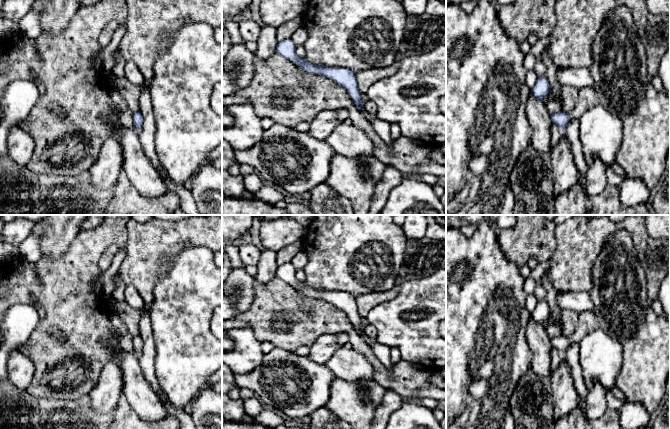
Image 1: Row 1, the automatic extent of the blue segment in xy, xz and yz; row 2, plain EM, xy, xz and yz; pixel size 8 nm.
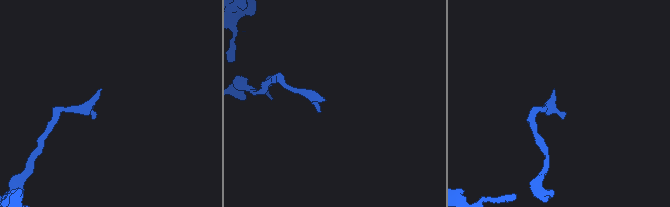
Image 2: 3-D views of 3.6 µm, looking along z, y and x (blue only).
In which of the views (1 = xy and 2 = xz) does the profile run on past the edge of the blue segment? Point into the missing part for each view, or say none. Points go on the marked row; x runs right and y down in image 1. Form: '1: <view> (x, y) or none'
1: none
2: none

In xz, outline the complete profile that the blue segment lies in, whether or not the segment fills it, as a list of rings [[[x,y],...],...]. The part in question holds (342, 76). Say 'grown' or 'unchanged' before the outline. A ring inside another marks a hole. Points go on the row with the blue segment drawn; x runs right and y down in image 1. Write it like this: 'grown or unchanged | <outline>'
unchanged | [[[291,39],[278,41],[276,52],[308,73],[322,75],[333,80],[336,84],[345,88],[352,101],[360,109],[364,110],[364,103],[361,101],[361,93],[357,85],[355,72],[345,67],[316,66],[309,63],[305,58],[300,58],[297,55],[296,46]]]

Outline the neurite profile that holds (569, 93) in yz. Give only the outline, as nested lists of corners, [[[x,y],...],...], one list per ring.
[[[562,85],[561,95],[563,100],[561,110],[570,115],[578,101],[578,89],[570,85]]]

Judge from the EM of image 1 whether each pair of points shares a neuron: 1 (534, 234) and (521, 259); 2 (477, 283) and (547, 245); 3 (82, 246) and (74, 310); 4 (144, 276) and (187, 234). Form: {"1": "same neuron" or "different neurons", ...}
{"1": "same neuron", "2": "different neurons", "3": "same neuron", "4": "same neuron"}

